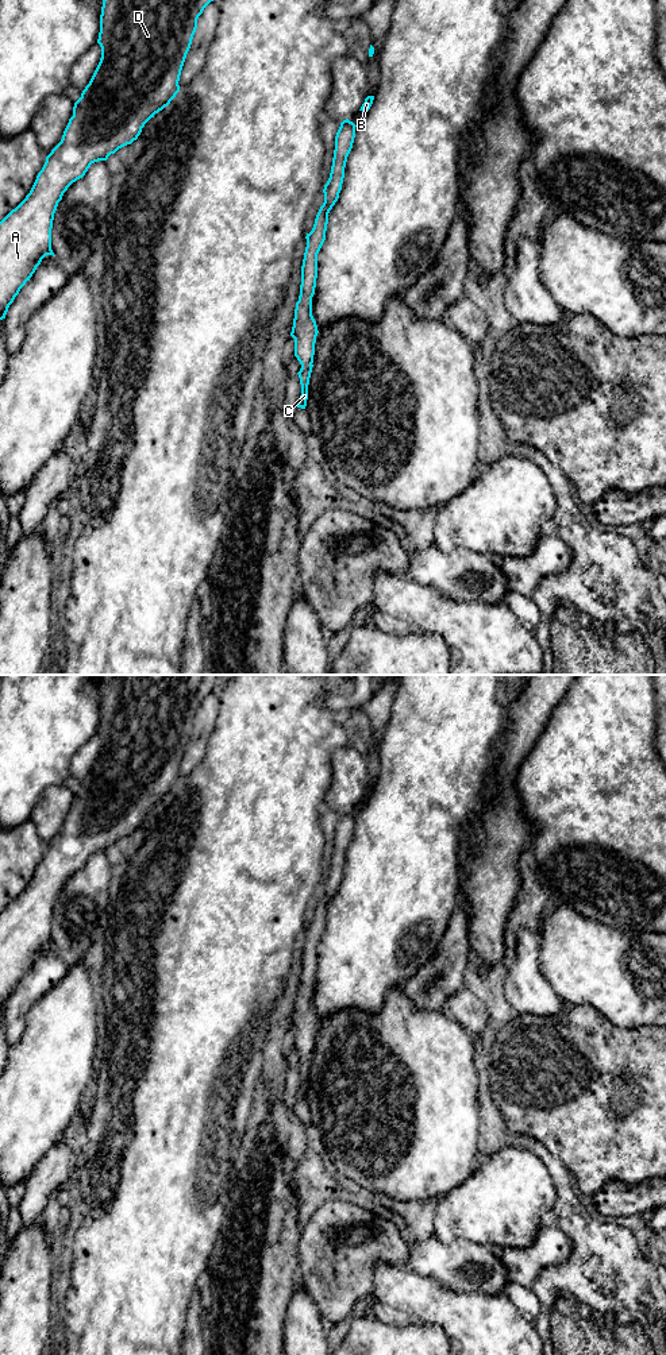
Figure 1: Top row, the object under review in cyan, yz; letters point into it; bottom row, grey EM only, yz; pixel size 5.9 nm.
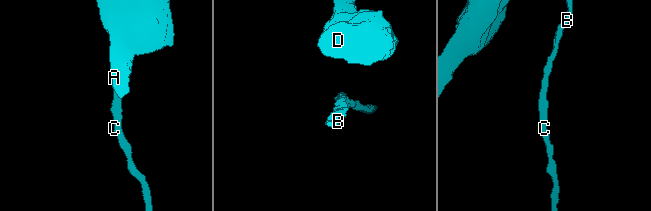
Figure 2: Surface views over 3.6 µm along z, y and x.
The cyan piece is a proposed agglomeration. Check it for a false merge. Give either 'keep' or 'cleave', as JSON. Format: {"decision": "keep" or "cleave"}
{"decision": "keep"}

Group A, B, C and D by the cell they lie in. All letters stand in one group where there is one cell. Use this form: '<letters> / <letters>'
A B C D

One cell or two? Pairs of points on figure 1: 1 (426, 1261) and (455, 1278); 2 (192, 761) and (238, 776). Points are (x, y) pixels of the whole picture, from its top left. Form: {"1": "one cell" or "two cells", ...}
{"1": "one cell", "2": "two cells"}

